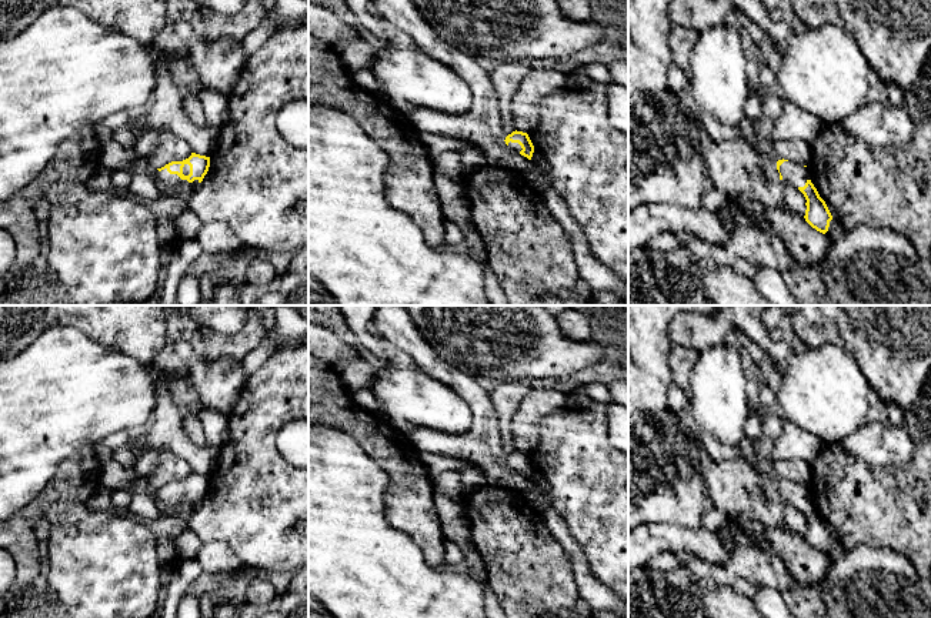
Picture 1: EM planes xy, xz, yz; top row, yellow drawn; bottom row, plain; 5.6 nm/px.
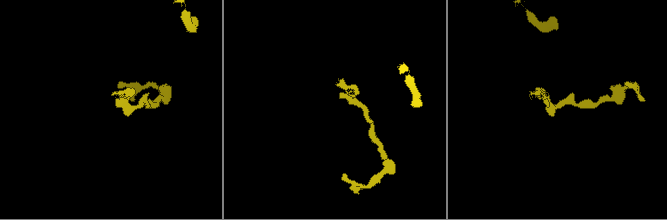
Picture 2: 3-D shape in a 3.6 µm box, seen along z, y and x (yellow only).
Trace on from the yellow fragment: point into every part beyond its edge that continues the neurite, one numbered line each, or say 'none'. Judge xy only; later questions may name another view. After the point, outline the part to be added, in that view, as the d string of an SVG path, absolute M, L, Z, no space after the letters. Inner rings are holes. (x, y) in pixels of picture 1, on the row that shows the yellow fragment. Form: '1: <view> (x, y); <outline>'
1: xy (163, 179); M164 168L161 171L157 171L153 181L161 190L163 187L177 186L178 183L187 180L181 180L177 174L170 174L167 168Z

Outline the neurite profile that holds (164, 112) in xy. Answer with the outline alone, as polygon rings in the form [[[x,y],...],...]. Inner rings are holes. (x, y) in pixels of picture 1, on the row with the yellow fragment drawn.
[[[158,59],[156,88],[144,106],[143,128],[171,131],[188,143],[193,153],[210,157],[214,150],[216,133],[207,126],[196,126],[184,113],[184,94],[176,87],[166,63]]]

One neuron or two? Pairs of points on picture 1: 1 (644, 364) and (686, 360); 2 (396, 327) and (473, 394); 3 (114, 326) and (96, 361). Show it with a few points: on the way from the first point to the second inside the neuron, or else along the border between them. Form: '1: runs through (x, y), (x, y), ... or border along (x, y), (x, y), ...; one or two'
1: border along (673, 344), (670, 353), (671, 383); two
2: runs through (414, 346), (437, 368), (454, 378); one
3: border along (76, 327), (94, 341), (136, 358); two

